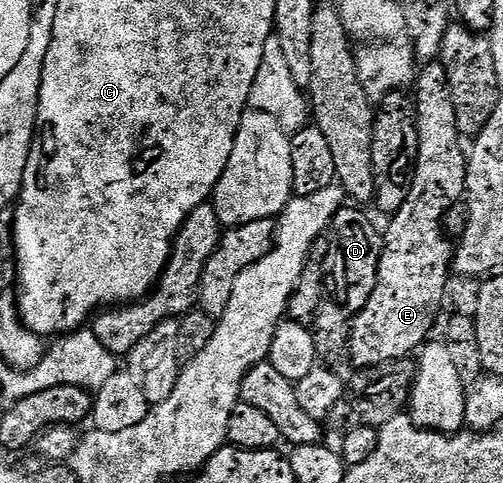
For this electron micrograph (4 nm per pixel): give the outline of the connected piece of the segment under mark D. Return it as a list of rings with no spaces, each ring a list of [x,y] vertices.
[[[343,207],[334,214],[327,228],[327,255],[323,259],[327,286],[332,287],[331,298],[346,315],[358,315],[376,289],[379,259],[382,256],[382,235],[359,208]]]

